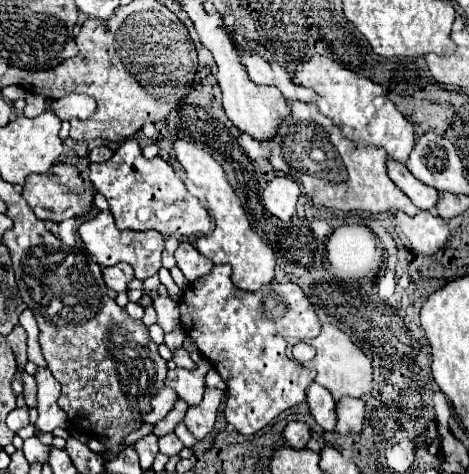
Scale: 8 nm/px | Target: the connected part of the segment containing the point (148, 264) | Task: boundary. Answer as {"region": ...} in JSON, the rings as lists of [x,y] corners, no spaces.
{"region":[[[108,210],[100,212],[96,218],[86,220],[80,226],[80,238],[86,244],[88,252],[94,256],[94,260],[106,268],[106,266],[116,266],[120,262],[126,262],[132,266],[134,270],[134,278],[138,280],[146,280],[154,274],[158,274],[160,270],[160,254],[164,250],[164,236],[156,230],[148,230],[148,232],[132,232],[132,230],[118,230],[114,224],[114,218]]]}

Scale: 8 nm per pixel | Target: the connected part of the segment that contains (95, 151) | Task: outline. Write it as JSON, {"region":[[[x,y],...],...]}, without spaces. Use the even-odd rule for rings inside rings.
{"region":[[[96,146],[90,150],[90,162],[106,162],[112,158],[112,150],[108,146]]]}

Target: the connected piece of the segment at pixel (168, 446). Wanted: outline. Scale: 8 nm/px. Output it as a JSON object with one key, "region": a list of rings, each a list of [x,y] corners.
{"region":[[[174,432],[166,434],[164,438],[160,438],[158,444],[160,444],[160,452],[166,454],[166,456],[174,456],[174,454],[178,454],[184,448],[184,444],[178,440],[178,436]]]}

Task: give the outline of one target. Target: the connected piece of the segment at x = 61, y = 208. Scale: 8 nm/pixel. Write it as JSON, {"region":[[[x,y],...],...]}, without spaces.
{"region":[[[54,164],[52,172],[28,176],[24,184],[24,198],[40,220],[62,222],[68,218],[80,218],[92,210],[94,188],[80,178],[80,172],[74,164]]]}

